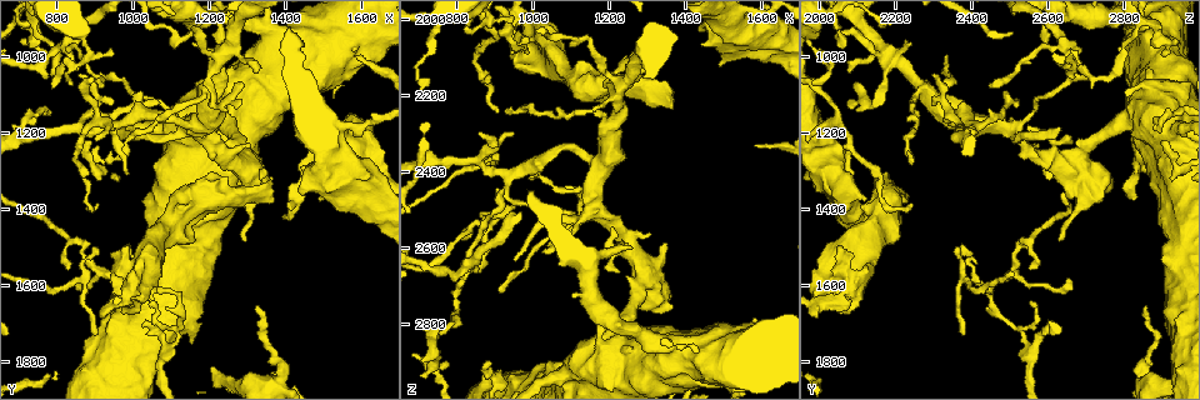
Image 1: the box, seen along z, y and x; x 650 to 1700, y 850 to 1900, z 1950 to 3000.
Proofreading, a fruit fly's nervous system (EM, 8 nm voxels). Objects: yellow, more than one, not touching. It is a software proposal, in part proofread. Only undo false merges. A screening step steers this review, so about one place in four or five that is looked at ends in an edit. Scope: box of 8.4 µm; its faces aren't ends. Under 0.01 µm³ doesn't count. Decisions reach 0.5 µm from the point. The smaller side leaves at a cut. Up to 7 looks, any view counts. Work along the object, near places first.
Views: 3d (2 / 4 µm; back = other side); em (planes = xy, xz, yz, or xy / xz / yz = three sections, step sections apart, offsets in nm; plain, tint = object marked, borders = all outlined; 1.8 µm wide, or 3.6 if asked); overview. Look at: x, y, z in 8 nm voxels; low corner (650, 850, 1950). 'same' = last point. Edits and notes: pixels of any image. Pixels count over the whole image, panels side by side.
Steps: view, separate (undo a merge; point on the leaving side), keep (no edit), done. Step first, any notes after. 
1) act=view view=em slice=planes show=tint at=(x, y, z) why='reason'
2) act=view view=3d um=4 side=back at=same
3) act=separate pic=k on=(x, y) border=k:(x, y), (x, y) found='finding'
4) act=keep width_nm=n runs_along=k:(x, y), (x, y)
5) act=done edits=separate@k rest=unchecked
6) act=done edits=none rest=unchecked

act=view view=3d um=4 at=(950, 1640, 2040)

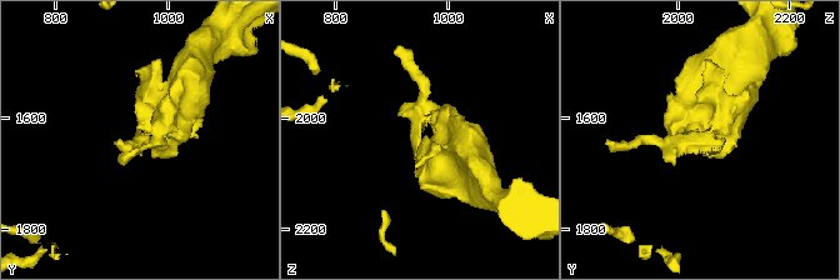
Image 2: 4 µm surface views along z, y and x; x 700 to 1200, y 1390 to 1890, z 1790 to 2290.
act=view view=em slice=planes show=tint at=(950, 1650, 2035) why='now the EM'

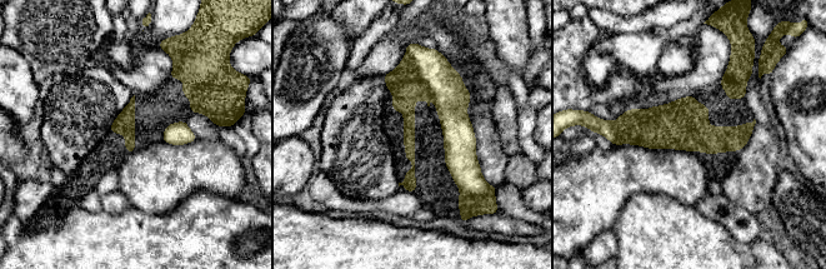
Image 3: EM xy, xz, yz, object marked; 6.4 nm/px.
act=separate pic=3 on=(445, 83) width_nm=90 part_leaving=3:(415, 59), (450, 94), (465, 187) found='a second neuron is stuck on'

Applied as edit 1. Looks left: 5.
act=view view=overview

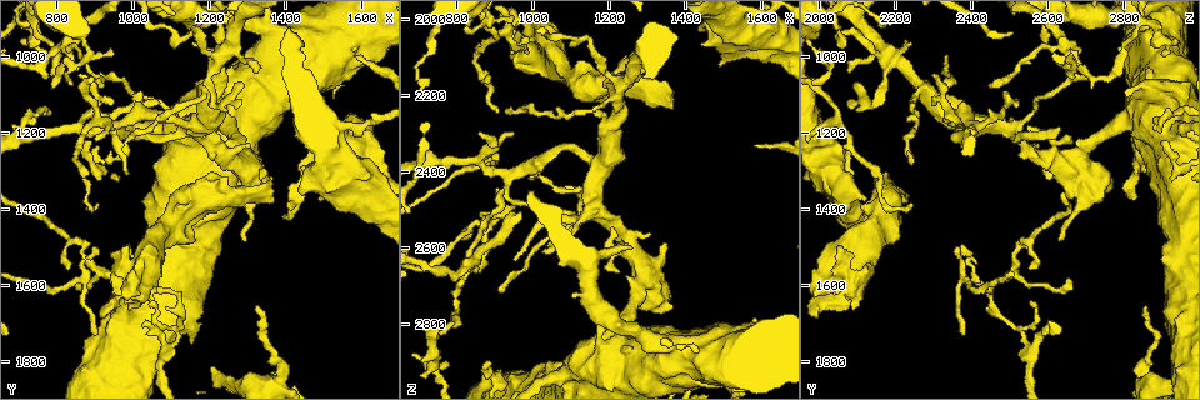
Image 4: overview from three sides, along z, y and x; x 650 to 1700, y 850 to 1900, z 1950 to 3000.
act=view view=em slice=planes show=tint at=(1090, 1775, 2555) why='a fork'

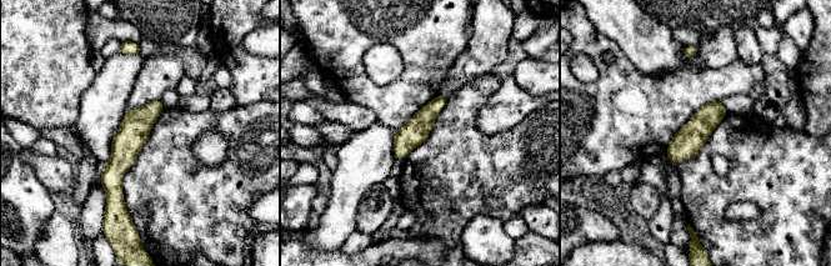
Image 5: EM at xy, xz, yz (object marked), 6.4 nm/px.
act=keep width_nm=170 found='one neuron here'

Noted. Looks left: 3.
act=view view=em um=3.6 slice=xz step=8 show=tint at=(1115, 1195, 2925) why='sudden change in width'

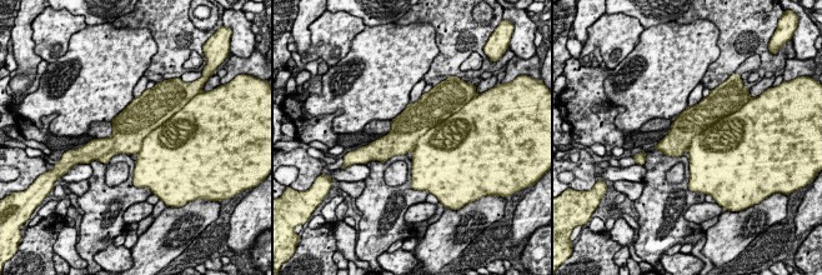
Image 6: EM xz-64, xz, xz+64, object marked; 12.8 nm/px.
act=view view=em um=3.6 slice=planes show=tint at=same

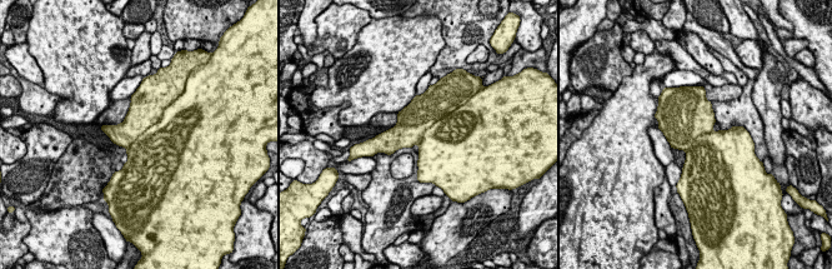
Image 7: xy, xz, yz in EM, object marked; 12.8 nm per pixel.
act=separate pic=7 on=(146, 108) border=7:(171, 103), (163, 115), (128, 149) found='a second neuron is stuck on'

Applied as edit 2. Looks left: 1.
act=done edits=separate@3,separate@7 rest=unchecked

